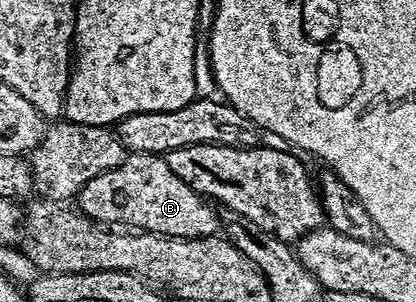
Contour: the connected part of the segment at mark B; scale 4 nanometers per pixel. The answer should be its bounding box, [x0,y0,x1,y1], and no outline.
[80,155,220,240]

